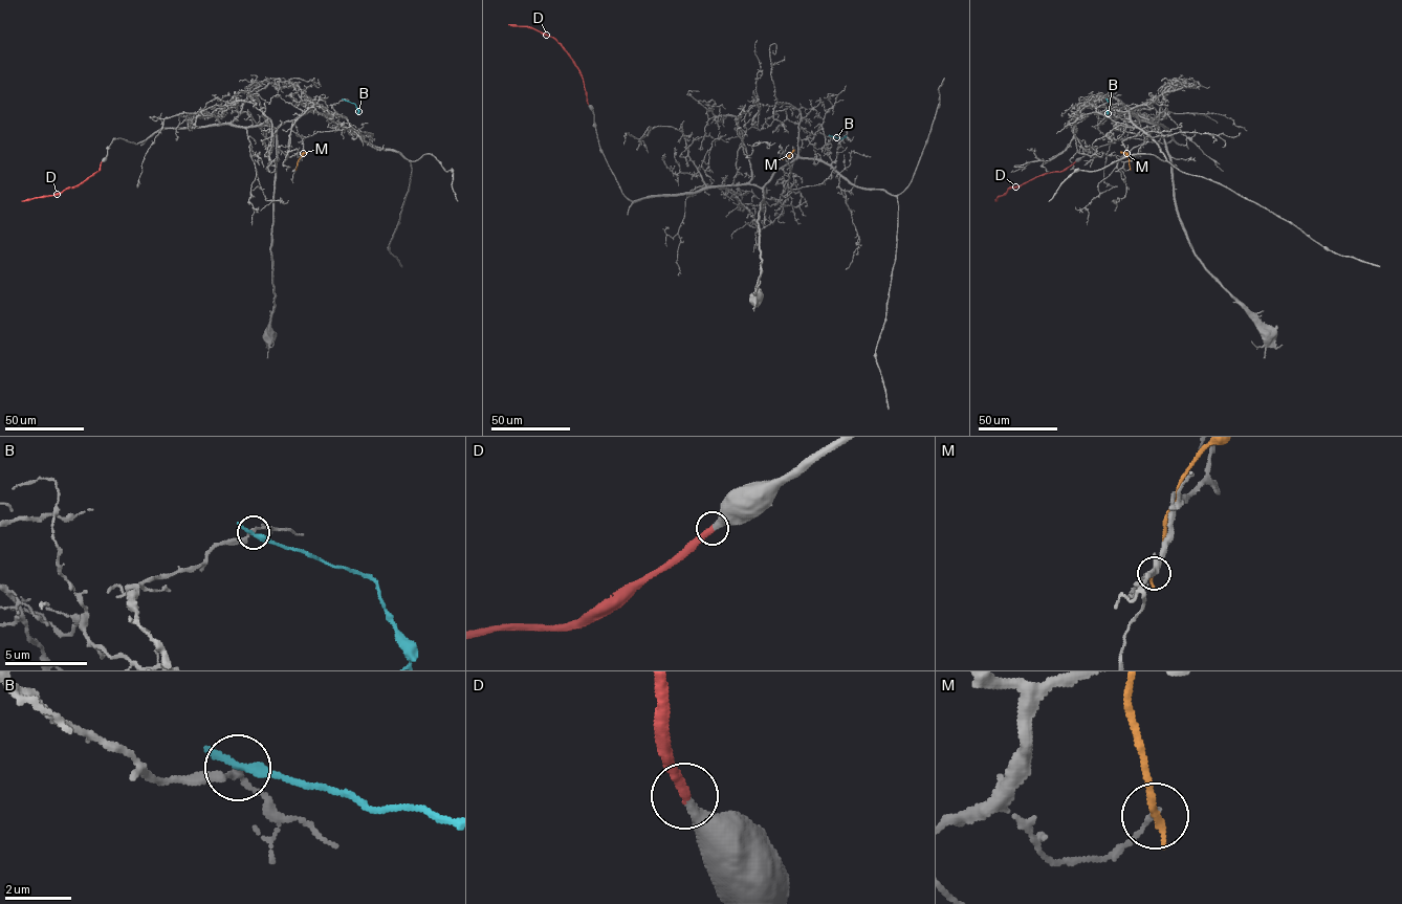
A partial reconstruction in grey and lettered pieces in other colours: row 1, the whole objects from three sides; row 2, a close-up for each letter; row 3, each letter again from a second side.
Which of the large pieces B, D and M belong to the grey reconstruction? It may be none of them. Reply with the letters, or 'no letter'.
D

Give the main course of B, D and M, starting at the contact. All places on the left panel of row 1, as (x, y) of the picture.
B: (344, 100), (355, 104), (357, 114)
D: (102, 161), (99, 171), (78, 185), (21, 201)
M: (296, 169), (299, 157), (307, 152)

